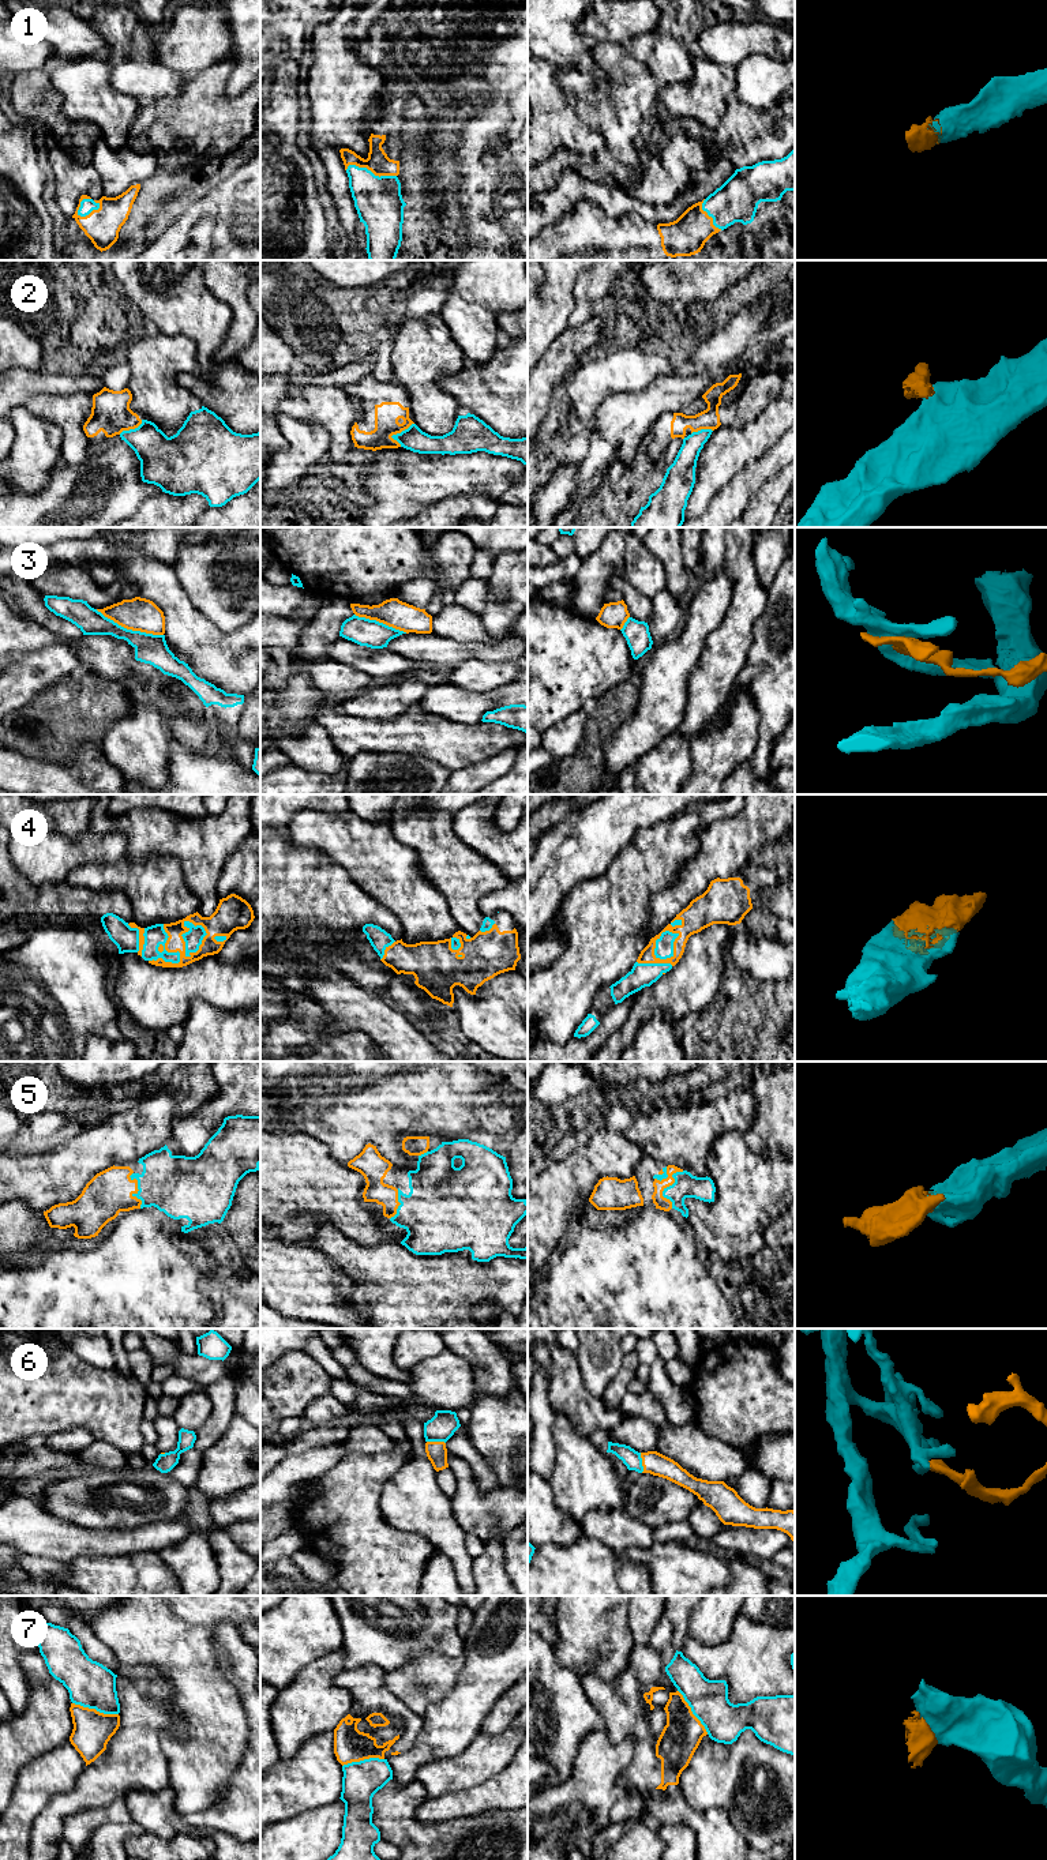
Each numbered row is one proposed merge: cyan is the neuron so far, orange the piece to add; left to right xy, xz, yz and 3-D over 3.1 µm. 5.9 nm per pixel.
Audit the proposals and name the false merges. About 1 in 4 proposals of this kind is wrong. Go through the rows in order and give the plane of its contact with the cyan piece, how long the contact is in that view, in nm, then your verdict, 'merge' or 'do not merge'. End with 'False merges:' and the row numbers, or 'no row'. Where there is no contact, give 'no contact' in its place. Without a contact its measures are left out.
1: contact in xy; length 160 nm; merge
2: contact in xz; length 170 nm; do not merge
3: contact in xy; length 420 nm; do not merge
4: contact in xy; length 220 nm; merge
5: contact in yz; length 240 nm; merge
6: contact in yz; length 120 nm; merge
7: contact in xy; length 280 nm; merge
False merges: 2, 3

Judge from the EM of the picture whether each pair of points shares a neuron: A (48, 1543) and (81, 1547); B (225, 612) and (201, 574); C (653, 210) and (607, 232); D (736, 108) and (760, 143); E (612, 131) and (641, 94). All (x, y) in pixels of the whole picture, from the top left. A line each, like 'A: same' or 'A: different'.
A: same
B: same
C: different
D: same
E: same

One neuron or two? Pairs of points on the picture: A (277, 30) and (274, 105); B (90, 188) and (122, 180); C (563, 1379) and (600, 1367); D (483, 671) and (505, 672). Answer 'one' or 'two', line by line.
A: one
B: two
C: two
D: one

